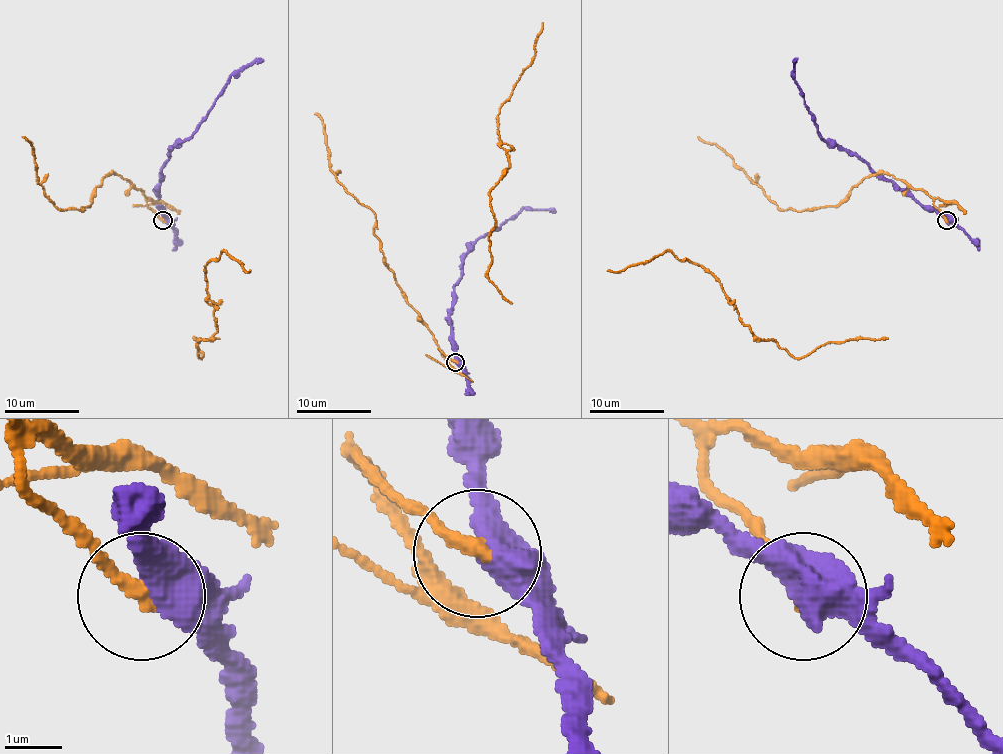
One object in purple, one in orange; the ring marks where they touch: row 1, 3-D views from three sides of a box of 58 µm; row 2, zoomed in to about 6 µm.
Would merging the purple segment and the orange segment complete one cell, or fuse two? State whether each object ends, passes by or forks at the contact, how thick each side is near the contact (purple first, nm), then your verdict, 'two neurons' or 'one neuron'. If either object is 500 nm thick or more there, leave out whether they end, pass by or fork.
calibres 550 and 280 nm; two neurons

